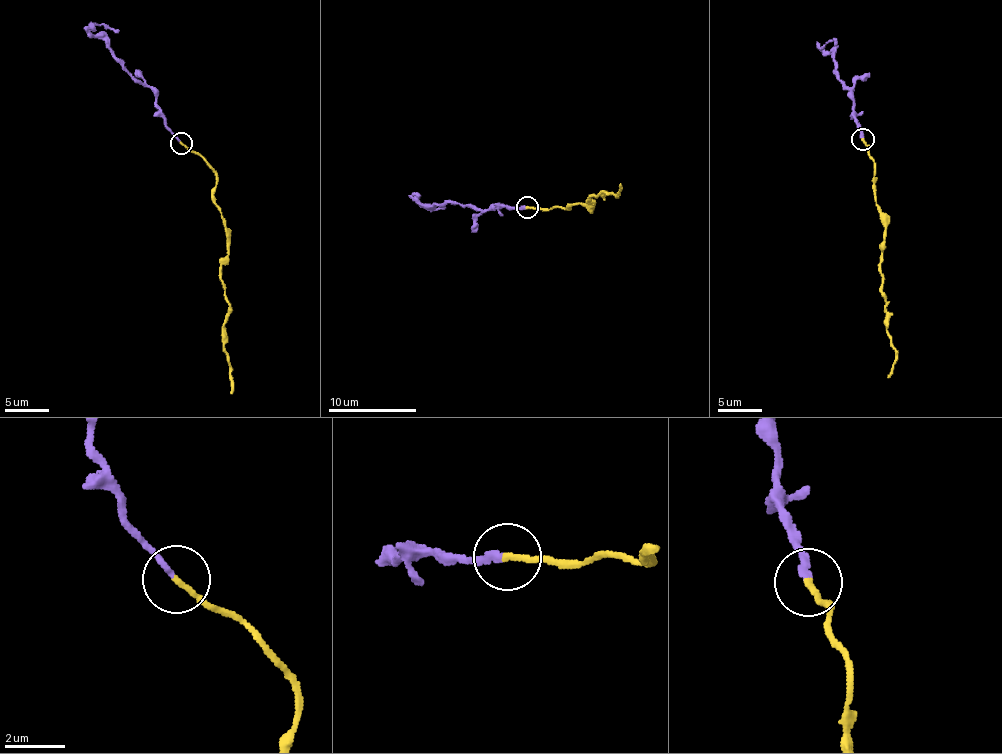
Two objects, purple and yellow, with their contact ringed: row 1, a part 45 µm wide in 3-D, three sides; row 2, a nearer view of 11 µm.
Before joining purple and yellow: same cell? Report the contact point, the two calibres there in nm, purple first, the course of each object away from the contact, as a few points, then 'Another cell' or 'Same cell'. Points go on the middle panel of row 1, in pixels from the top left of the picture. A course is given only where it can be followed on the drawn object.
Place: (527, 207). Thickness 220 nm (purple) against 200 nm. Course of purple: (525, 207), (484, 211), (452, 203), (426, 206), (413, 193). Course of yellow: (527, 207), (567, 209), (570, 204), (591, 205), (591, 195), (606, 191), (615, 195), (620, 184). Another cell

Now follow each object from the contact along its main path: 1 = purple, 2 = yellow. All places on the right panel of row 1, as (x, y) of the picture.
1: (862, 139), (852, 90), (837, 73), (833, 54), (825, 51), (816, 41)
2: (862, 139), (874, 163), (874, 192), (885, 244), (881, 288), (887, 310), (887, 336), (895, 351), (888, 376)

